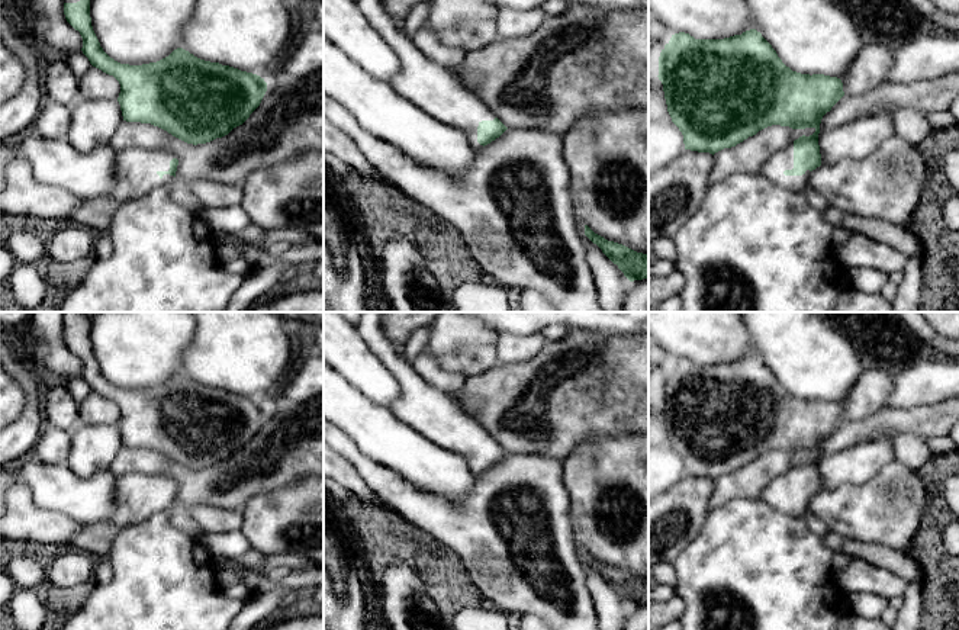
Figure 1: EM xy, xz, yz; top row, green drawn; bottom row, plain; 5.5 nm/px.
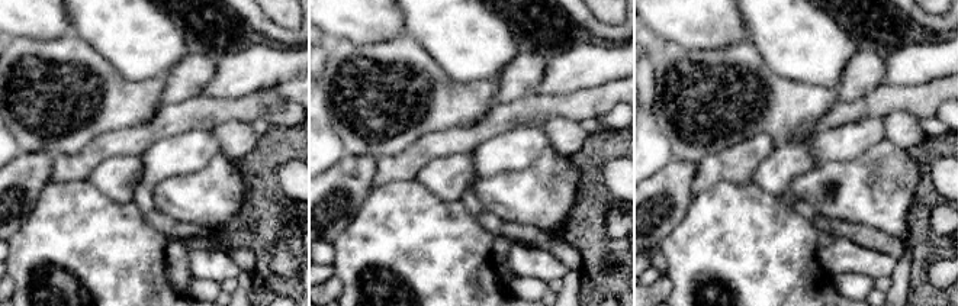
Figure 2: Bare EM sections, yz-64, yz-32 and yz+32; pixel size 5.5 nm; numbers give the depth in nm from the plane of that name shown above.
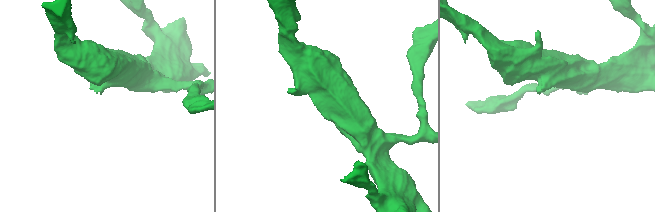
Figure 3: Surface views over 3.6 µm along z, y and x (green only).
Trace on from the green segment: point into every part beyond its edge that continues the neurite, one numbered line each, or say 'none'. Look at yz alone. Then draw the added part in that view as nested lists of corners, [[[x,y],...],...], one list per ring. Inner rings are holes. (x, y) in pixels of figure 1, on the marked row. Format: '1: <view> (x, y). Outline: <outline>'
1: yz (782, 160). Outline: [[[794,142],[782,151],[775,152],[770,160],[762,167],[760,176],[775,183],[788,192],[802,192],[807,186],[807,177],[811,174],[807,170],[802,176],[785,176],[785,170],[794,168]]]

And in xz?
1: xz (431, 87). Outline: [[[382,0],[355,3],[400,61],[400,71],[390,80],[392,89],[437,120],[463,131],[474,151],[482,150],[477,126],[482,120],[493,120],[496,116],[450,71],[425,57],[412,38],[395,28]]]

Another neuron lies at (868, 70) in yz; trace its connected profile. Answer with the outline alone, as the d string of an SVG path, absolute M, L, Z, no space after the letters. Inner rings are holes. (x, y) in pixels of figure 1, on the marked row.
M865 44L841 78L844 96L863 94L879 87L894 65L894 49Z

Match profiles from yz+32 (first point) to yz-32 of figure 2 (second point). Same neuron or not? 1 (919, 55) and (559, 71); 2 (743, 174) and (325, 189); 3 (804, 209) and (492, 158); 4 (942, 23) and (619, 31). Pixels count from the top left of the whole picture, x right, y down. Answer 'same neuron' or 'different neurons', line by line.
1: same neuron
2: different neurons
3: same neuron
4: same neuron

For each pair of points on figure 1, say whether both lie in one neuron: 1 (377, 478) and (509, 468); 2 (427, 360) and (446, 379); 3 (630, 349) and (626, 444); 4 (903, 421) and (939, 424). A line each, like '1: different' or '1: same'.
1: same
2: same
3: different
4: same

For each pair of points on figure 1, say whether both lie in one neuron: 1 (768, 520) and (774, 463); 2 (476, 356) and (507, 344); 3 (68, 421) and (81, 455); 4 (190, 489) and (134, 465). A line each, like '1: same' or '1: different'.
1: different
2: different
3: different
4: same

